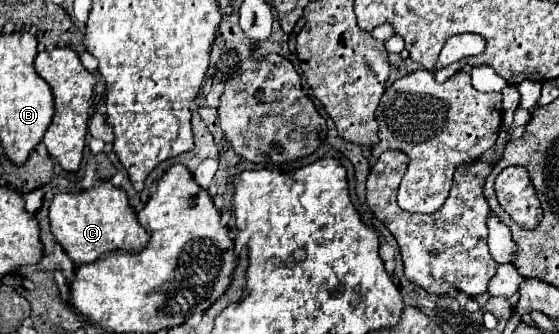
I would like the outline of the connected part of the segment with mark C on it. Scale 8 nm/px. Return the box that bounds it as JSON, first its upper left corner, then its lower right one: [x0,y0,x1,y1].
[49,181,149,267]

